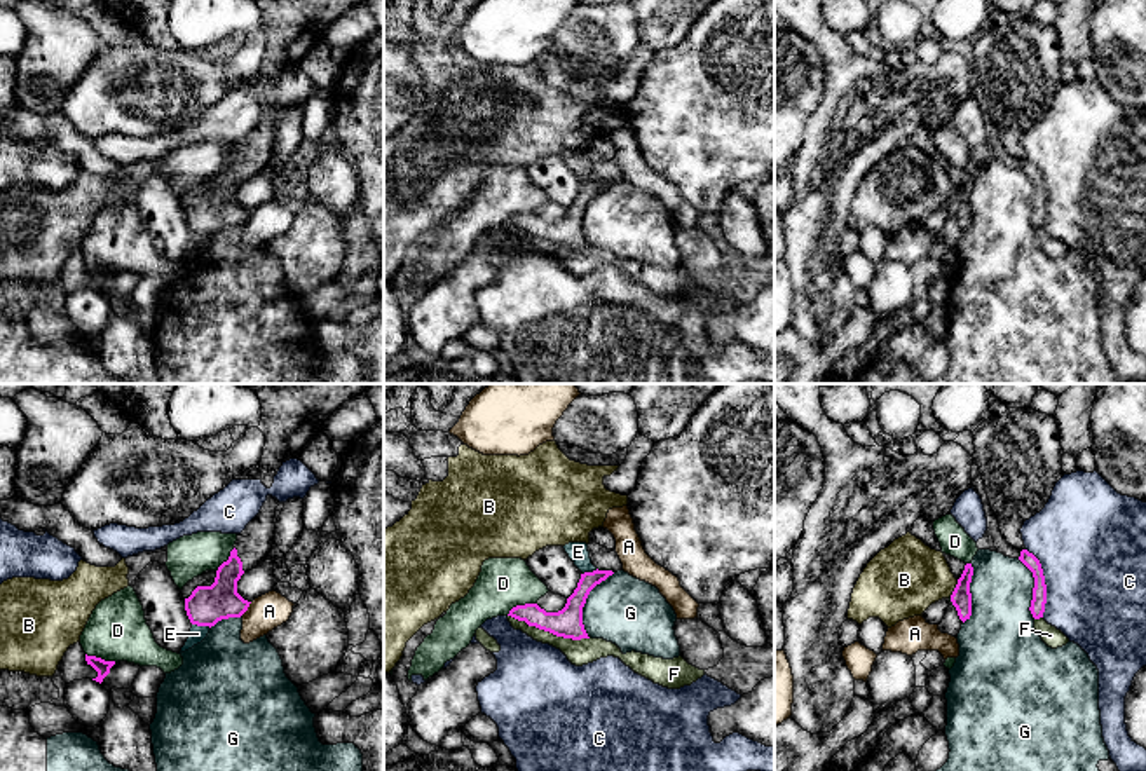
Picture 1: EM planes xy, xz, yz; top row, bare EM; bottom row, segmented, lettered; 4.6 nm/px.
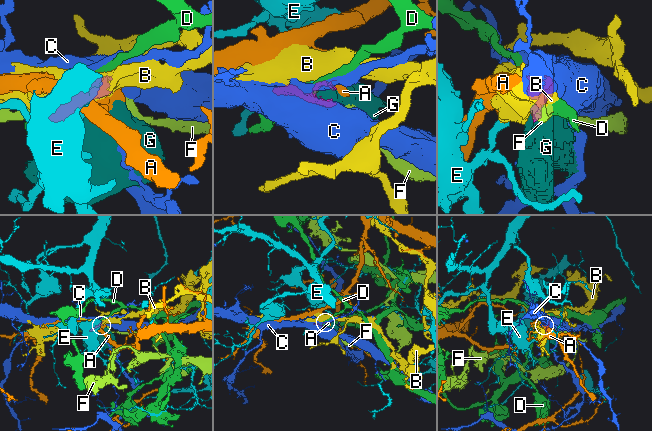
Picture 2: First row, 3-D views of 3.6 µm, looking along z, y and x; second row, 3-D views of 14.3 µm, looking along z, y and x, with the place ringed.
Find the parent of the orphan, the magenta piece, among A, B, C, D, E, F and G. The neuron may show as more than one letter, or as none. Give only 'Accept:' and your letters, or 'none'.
Accept: none

